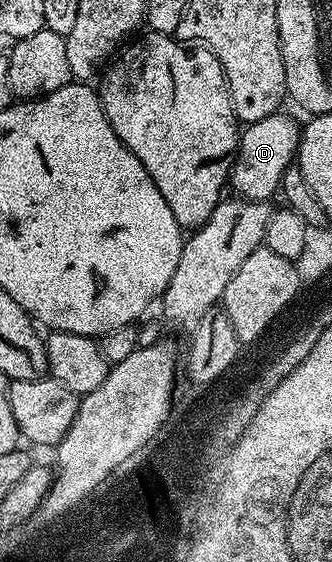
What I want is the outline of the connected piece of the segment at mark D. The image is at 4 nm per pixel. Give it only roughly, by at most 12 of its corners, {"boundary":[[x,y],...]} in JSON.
{"boundary":[[285,113],[245,124],[228,183],[273,200],[295,162],[299,124]]}

